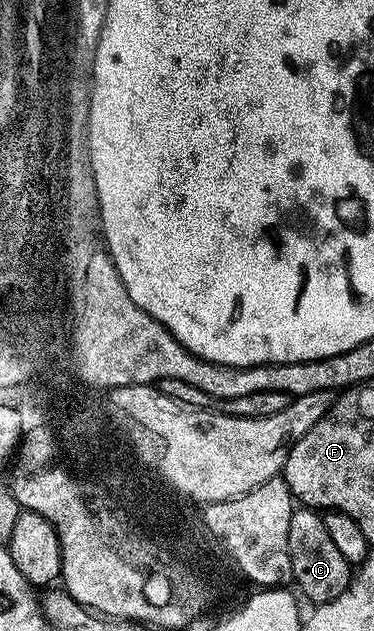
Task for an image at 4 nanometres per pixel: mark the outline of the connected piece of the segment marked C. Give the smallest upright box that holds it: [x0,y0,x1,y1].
[289,509,353,605]

